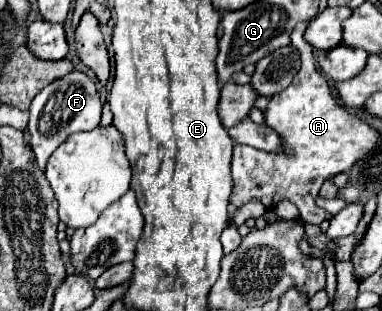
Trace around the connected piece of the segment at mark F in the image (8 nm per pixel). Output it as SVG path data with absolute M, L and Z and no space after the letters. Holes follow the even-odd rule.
M79 71L69 73L67 77L61 77L59 81L53 81L51 85L47 85L31 103L29 107L31 119L29 119L29 145L37 157L37 163L41 169L45 169L45 163L49 159L49 155L71 135L77 131L91 131L95 127L99 127L101 121L101 101L97 95L97 87L95 83ZM47 115L47 123L39 125L41 117Z

